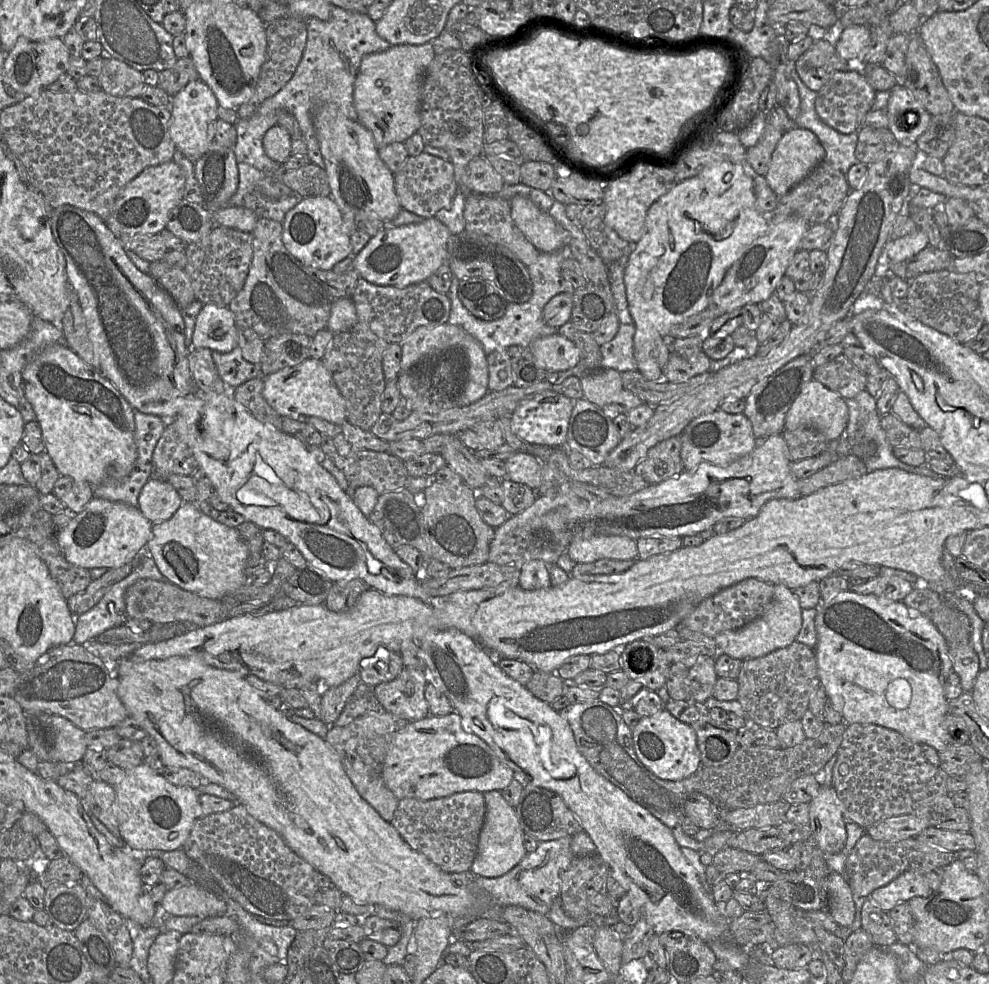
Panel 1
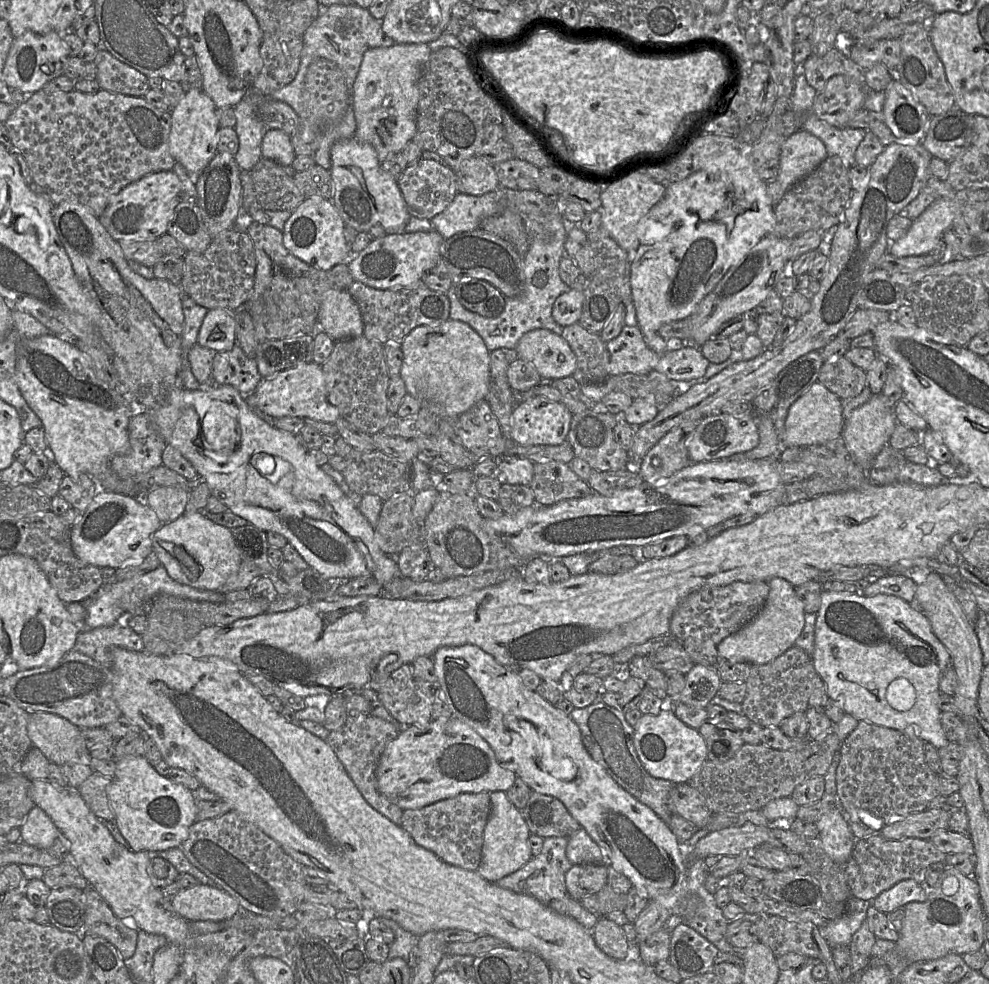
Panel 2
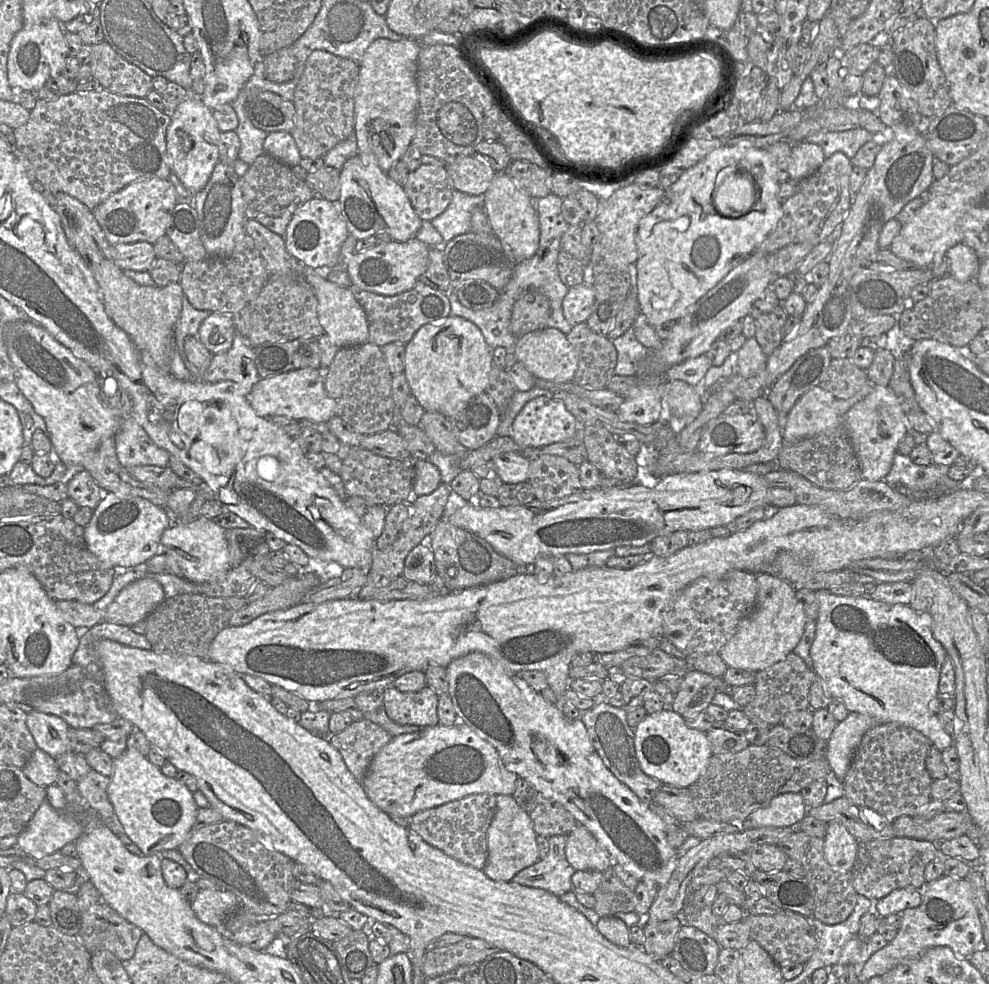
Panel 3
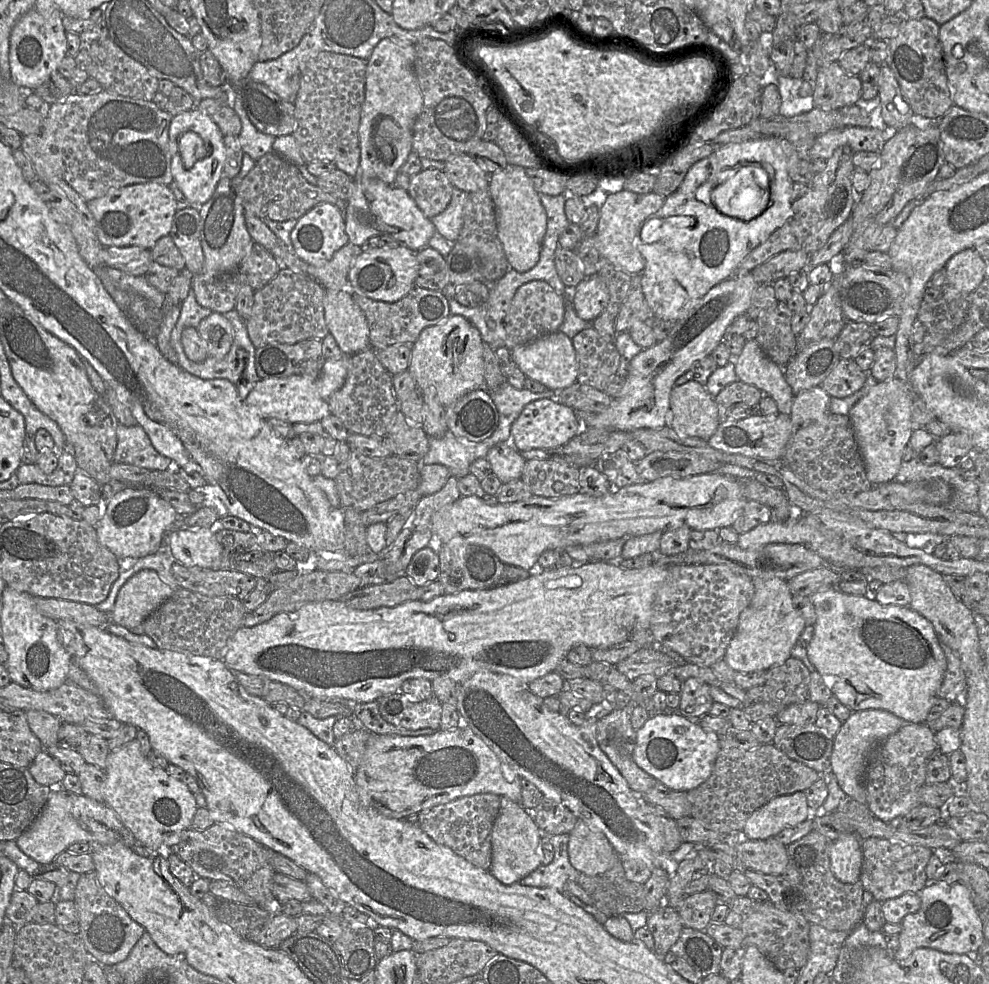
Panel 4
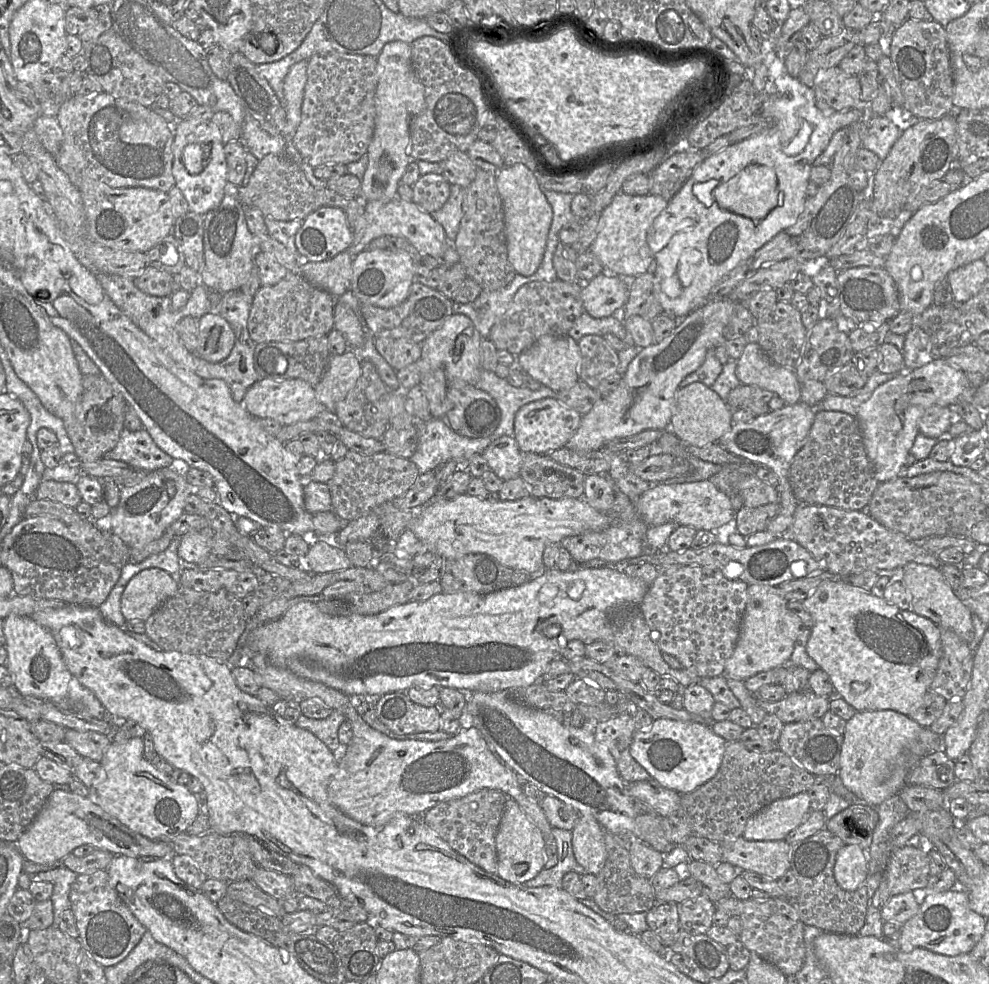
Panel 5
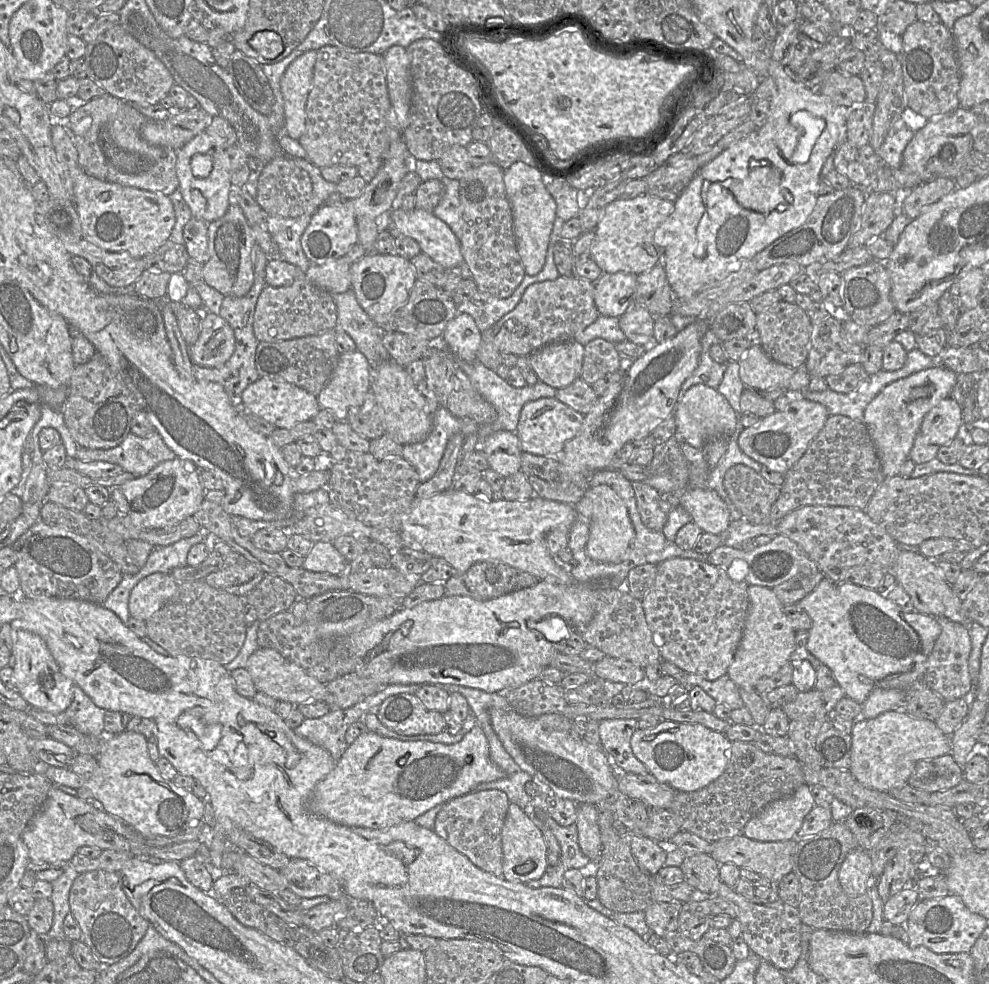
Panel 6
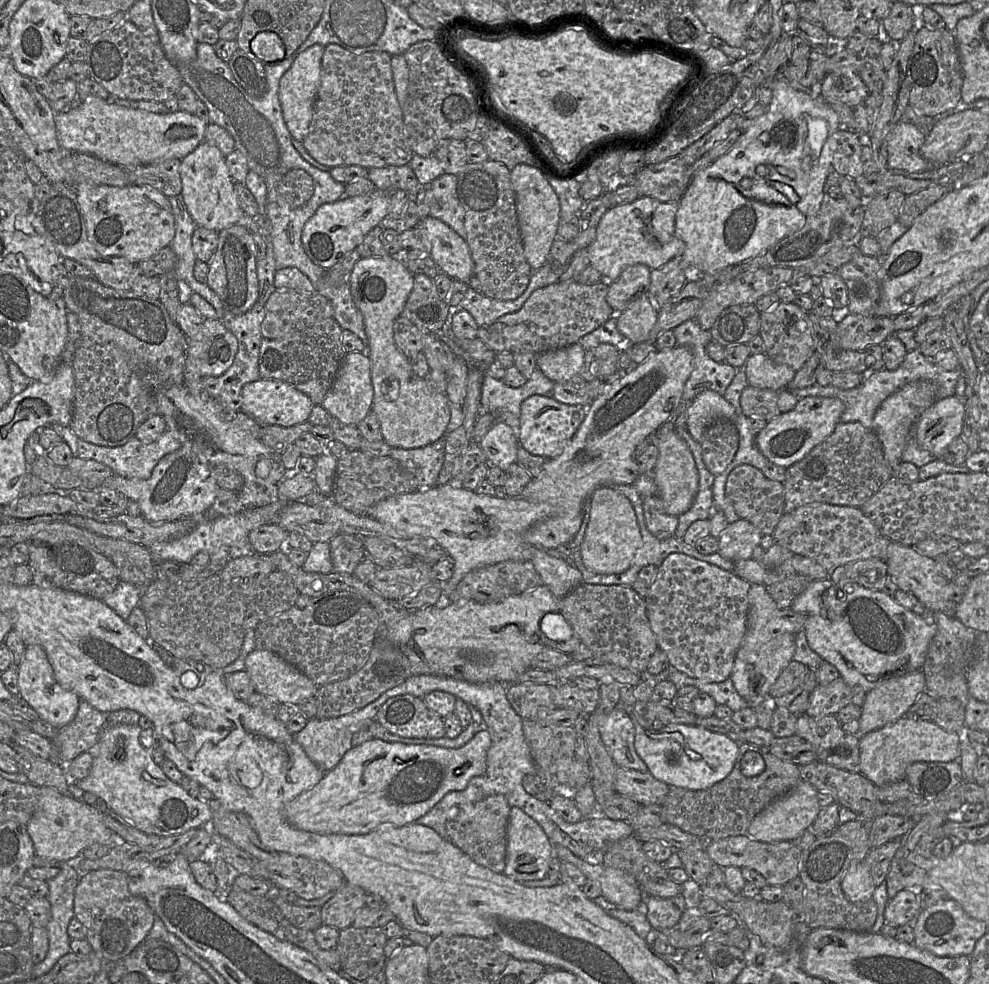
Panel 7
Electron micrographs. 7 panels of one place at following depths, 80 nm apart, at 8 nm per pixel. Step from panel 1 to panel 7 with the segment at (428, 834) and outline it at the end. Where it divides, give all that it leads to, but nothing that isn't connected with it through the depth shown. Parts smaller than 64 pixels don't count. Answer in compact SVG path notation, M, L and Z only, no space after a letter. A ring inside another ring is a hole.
M496 794L473 804L460 806L456 819L447 823L448 838L477 864L493 872L503 873L506 865L507 825L510 816L509 803L502 794Z

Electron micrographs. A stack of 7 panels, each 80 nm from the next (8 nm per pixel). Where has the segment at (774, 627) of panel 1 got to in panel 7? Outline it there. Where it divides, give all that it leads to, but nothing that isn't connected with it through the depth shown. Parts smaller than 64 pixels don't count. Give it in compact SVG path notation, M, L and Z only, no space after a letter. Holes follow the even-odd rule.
M751 584L748 592L748 602L747 629L737 651L730 678L749 707L755 708L771 701L771 686L793 660L796 650L796 633L789 621L783 616L782 609L777 606L768 593L766 586Z

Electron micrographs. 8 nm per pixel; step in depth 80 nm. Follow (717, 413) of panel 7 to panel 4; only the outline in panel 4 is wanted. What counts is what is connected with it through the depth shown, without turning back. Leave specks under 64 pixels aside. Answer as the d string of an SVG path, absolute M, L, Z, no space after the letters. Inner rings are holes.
M698 382L673 387L670 394L671 428L680 436L708 440L723 419L714 397Z

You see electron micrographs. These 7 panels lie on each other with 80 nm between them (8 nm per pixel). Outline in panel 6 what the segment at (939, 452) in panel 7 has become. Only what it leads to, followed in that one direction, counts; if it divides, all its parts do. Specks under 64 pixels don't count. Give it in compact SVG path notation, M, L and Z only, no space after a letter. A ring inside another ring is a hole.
M948 397L941 400L923 418L920 434L931 444L943 446L961 432L962 408Z

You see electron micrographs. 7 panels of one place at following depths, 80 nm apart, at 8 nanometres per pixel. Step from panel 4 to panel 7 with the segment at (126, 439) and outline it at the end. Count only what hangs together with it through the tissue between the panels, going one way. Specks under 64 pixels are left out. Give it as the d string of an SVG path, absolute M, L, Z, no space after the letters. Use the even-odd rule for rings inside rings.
M165 431L158 440L152 443L144 443L134 436L124 445L117 447L95 445L79 439L77 457L103 463L109 466L115 475L128 479L146 480L164 456L175 452L181 446L180 441L173 437L170 431Z

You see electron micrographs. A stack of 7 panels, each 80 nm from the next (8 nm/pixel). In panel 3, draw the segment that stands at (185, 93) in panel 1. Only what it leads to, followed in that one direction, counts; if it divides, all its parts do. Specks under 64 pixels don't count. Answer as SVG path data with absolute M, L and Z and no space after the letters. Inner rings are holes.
M190 95L172 114L166 136L170 167L182 184L194 194L204 188L215 165L220 161L220 134L213 110L198 96Z

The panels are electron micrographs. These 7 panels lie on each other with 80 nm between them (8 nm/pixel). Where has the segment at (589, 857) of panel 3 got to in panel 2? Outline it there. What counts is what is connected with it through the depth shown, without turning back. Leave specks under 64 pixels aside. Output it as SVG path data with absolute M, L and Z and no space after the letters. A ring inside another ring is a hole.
M583 827L568 837L566 856L572 864L602 864L606 862L601 848Z

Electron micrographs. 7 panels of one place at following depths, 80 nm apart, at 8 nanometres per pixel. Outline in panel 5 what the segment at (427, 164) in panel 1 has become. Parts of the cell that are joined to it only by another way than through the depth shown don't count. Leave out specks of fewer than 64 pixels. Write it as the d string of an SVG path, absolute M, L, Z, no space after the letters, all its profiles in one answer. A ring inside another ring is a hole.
M436 173L421 175L412 187L412 201L430 214L443 207L451 191L451 184L443 174Z

